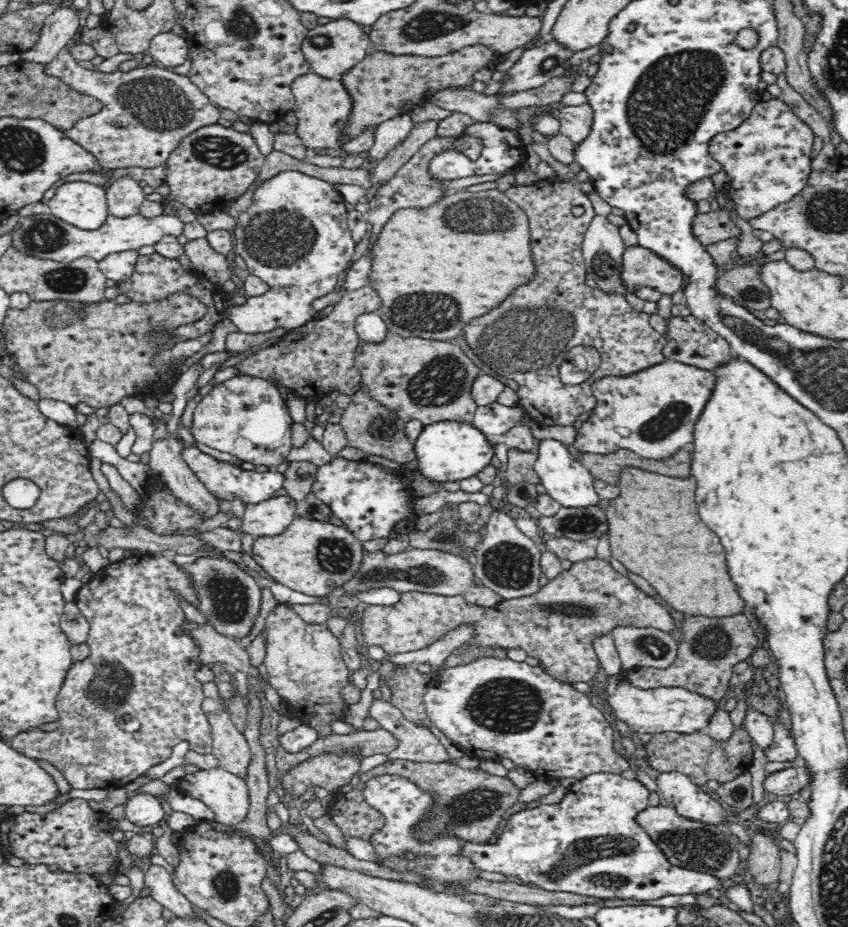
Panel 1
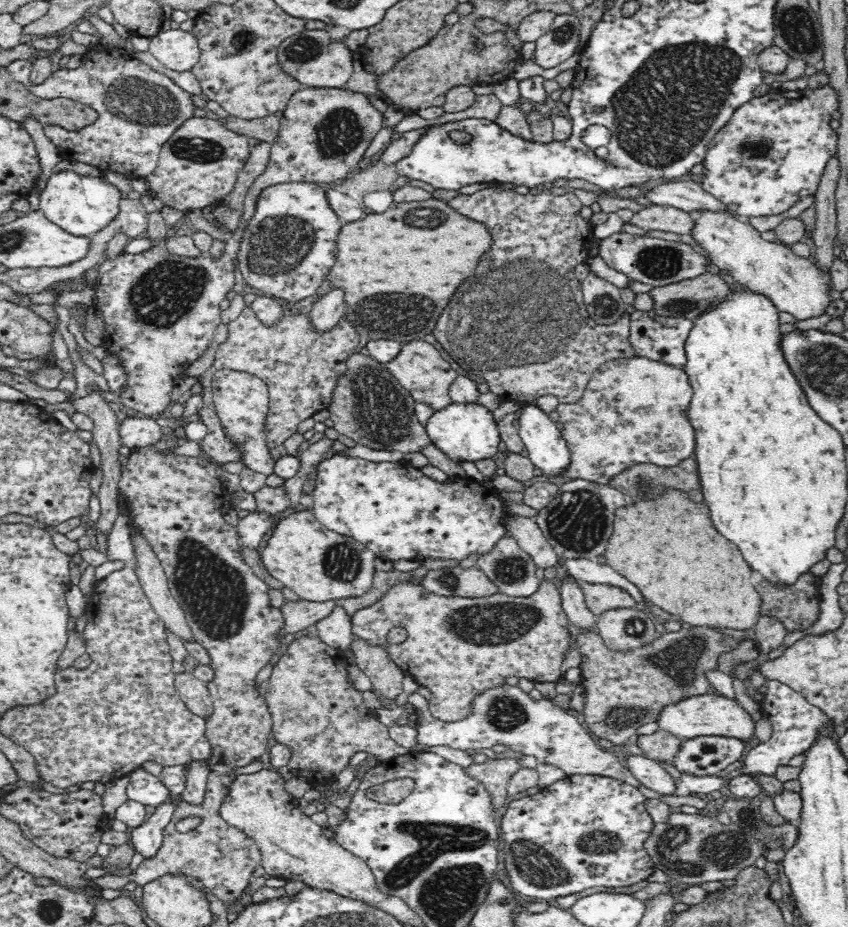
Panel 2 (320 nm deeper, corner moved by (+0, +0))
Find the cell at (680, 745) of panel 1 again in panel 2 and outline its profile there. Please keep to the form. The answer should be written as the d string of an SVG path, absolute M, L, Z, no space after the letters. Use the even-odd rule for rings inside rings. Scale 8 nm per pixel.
M660 728L653 734L640 735L634 740L644 756L658 762L672 763L680 746L678 737Z

